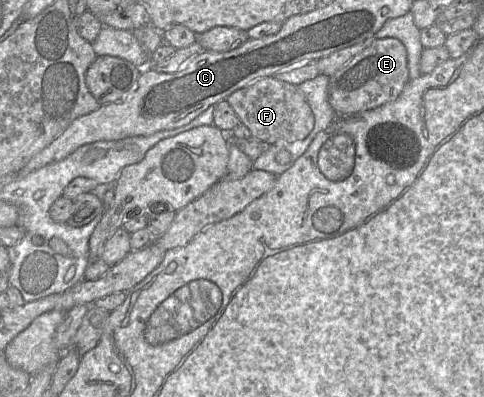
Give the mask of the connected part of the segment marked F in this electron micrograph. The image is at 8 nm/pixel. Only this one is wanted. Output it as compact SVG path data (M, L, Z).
M274 76L254 81L226 98L229 105L251 132L266 146L278 140L295 142L303 140L314 127L314 115L298 85L277 80Z

